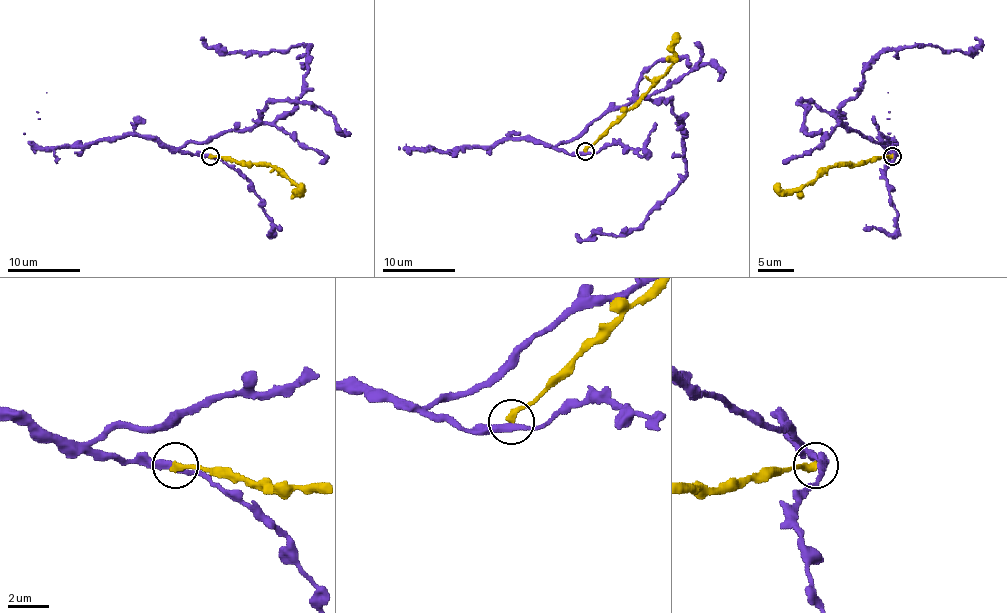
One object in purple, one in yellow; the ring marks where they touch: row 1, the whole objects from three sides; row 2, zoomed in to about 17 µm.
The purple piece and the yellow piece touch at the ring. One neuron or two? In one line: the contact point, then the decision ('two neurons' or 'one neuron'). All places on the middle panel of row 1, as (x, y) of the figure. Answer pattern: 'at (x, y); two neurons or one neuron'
at (585, 151); two neurons

